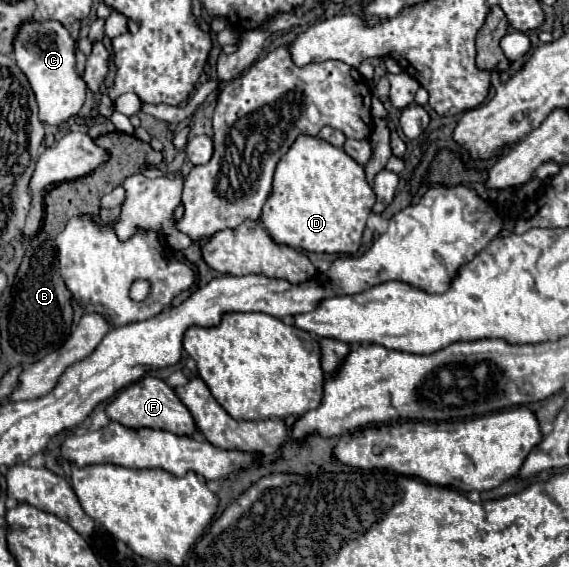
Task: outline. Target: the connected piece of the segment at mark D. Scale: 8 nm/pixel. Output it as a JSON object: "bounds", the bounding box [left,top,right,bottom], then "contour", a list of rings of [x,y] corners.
{"bounds":[261,136,375,254],"contour":[[[299,136],[291,150],[277,164],[273,194],[263,206],[261,222],[265,228],[269,228],[269,236],[275,244],[291,246],[305,252],[357,254],[361,246],[361,234],[365,230],[365,222],[373,204],[375,192],[365,180],[363,166],[359,166],[351,156],[347,156],[343,148],[335,148],[315,136]]]}

